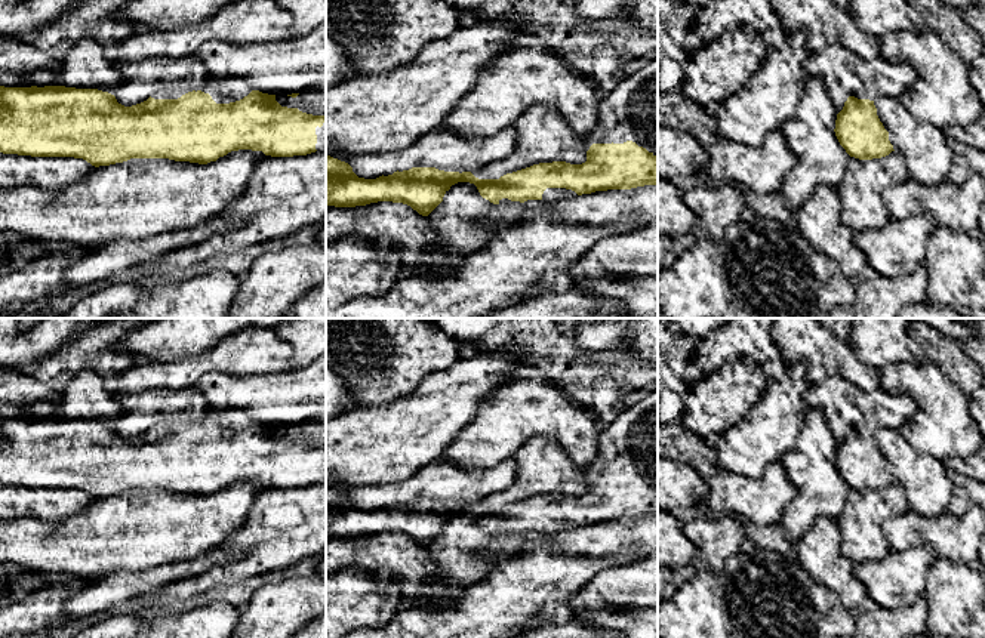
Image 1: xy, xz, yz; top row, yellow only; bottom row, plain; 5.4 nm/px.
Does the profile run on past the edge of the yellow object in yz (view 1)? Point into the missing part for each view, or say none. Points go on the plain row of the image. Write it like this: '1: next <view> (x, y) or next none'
1: next none

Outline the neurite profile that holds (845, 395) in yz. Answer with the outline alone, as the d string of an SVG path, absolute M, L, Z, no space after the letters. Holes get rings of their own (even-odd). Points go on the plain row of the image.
M832 376L818 385L810 385L804 394L807 413L821 409L837 443L849 428L874 432L877 426L899 429L918 410L908 394L890 394L884 389L864 392L856 385Z

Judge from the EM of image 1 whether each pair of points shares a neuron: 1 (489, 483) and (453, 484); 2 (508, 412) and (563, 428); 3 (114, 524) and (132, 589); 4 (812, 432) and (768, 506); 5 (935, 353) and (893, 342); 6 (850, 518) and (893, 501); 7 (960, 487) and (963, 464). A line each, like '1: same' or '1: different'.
1: same
2: same
3: different
4: different
5: different
6: same
7: different

